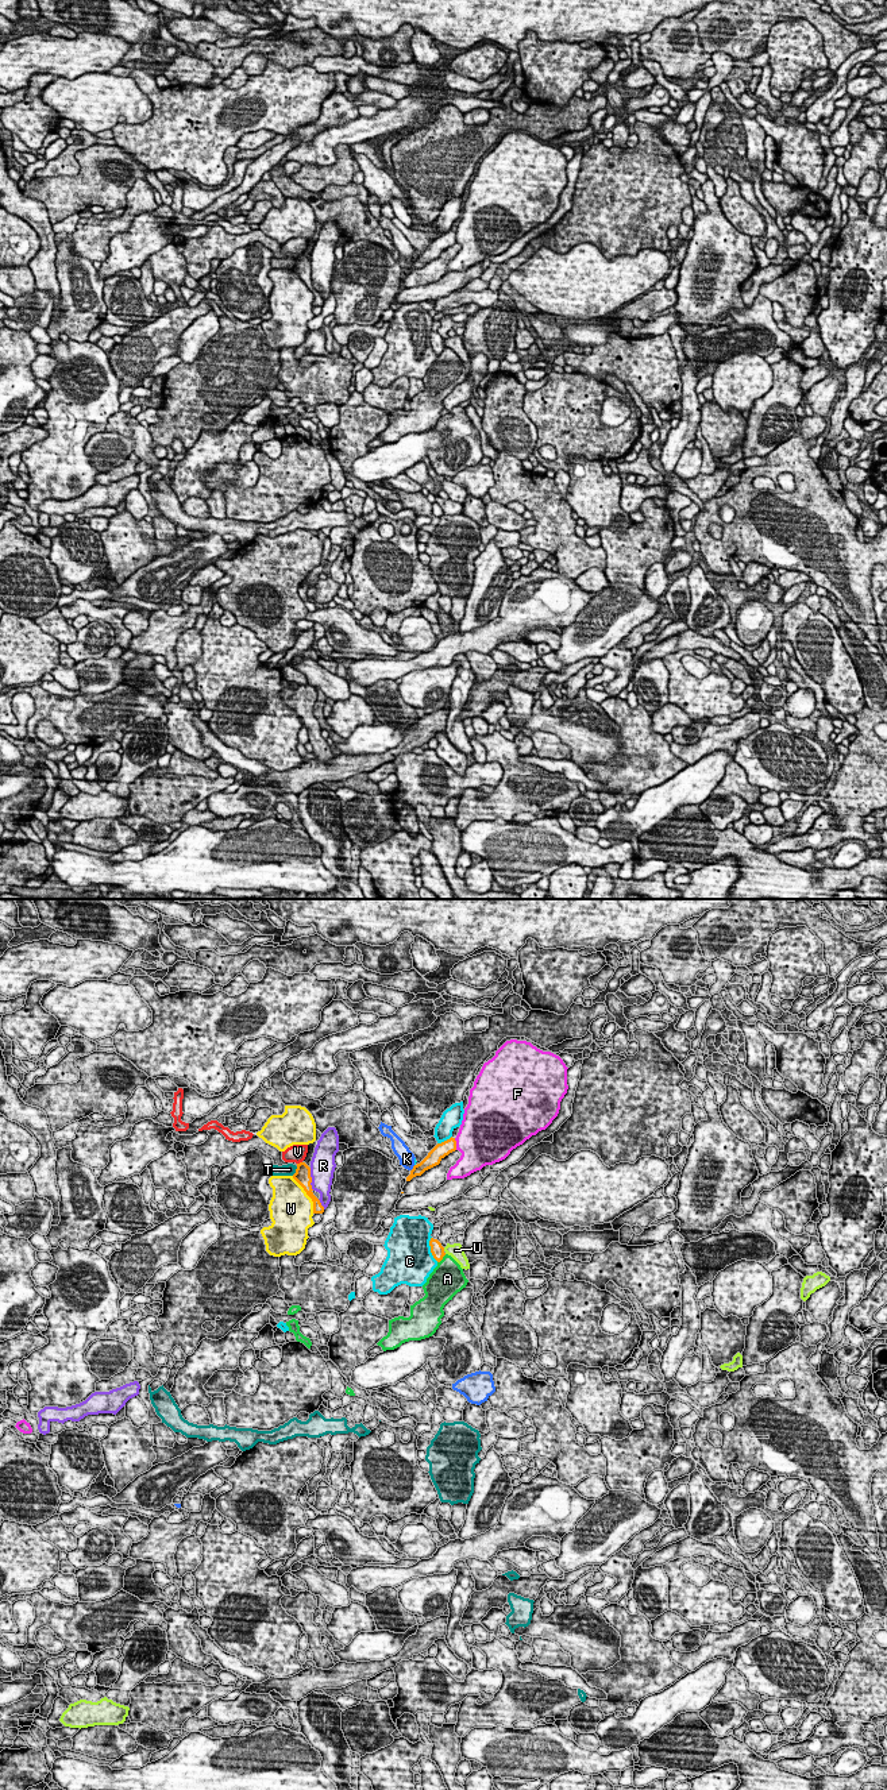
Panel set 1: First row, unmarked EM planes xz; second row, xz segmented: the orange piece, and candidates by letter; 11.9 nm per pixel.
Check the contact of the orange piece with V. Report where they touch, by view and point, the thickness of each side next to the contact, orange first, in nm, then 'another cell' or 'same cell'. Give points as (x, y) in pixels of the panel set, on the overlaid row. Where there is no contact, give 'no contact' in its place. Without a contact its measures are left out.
meets orange in xz at (300, 1162); 190 nm thick on the orange side, 220 nm on the other; another cell

